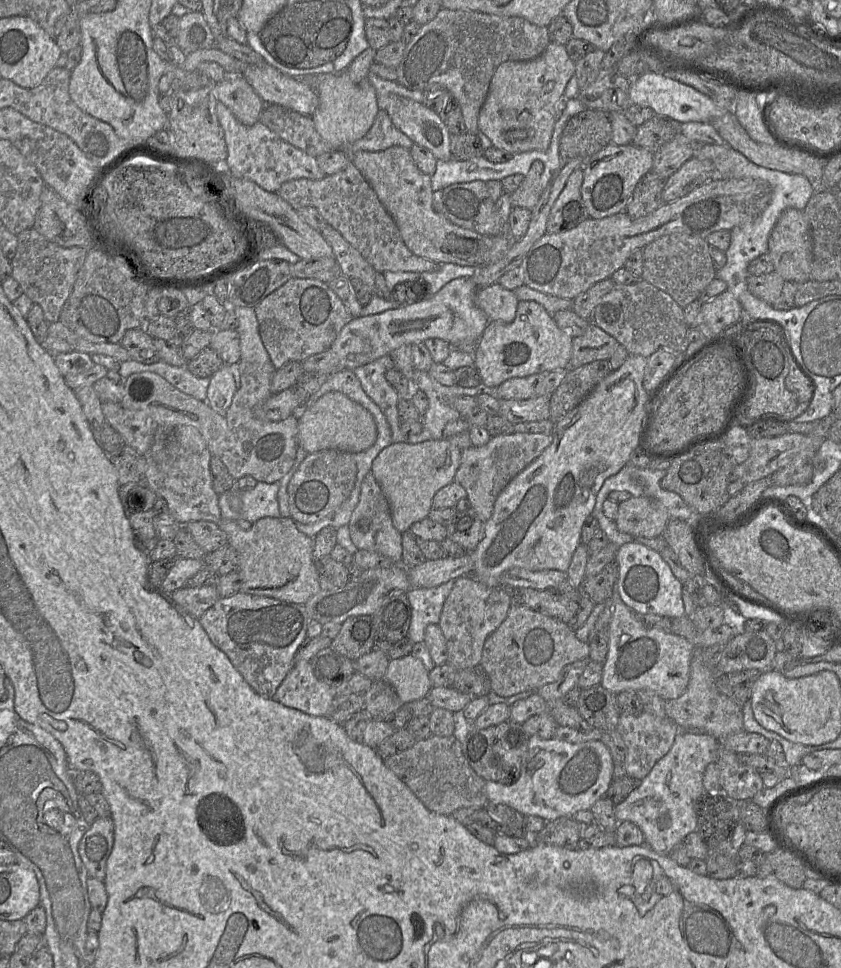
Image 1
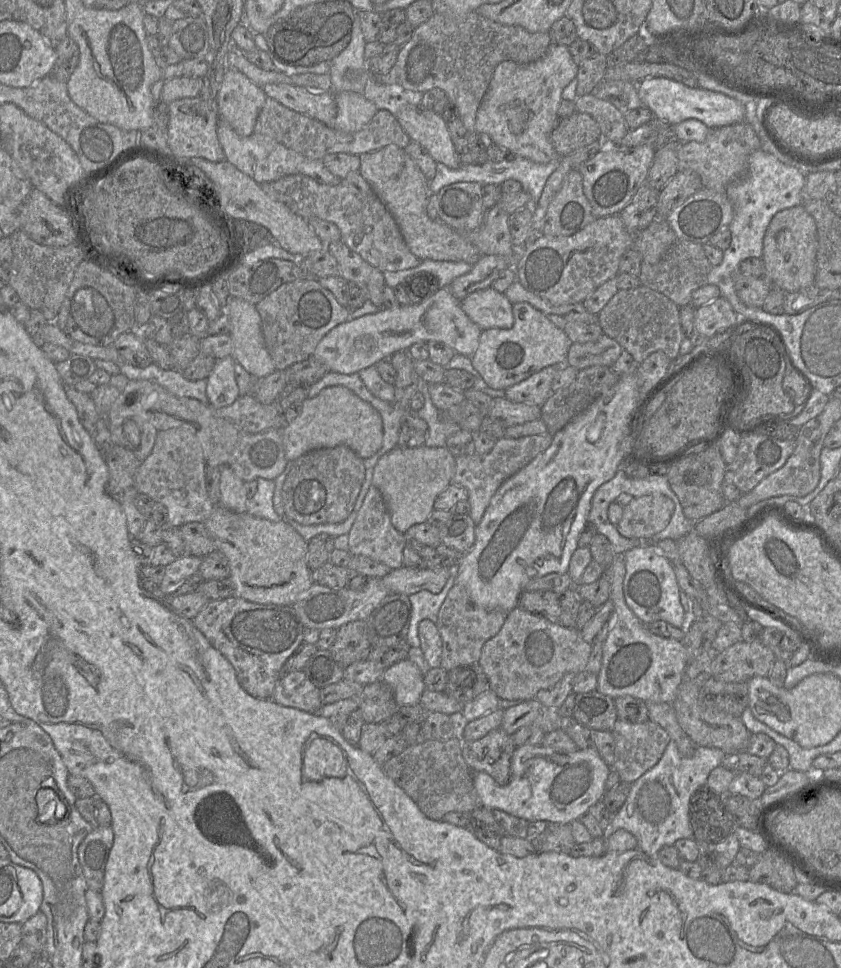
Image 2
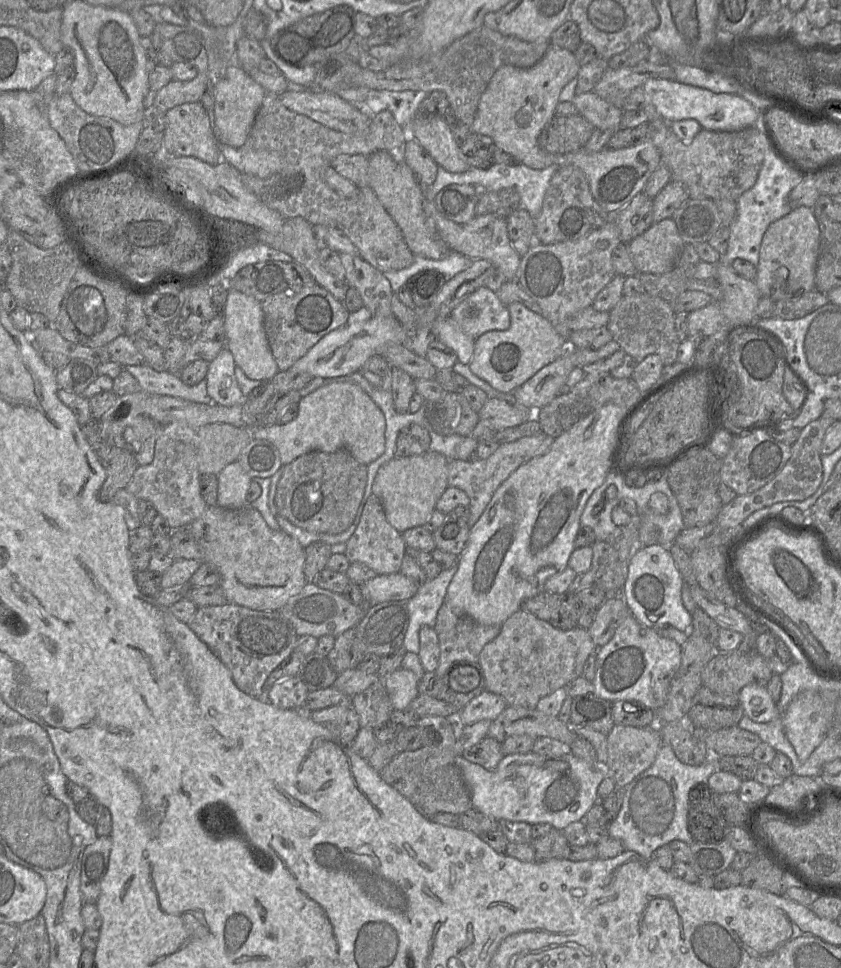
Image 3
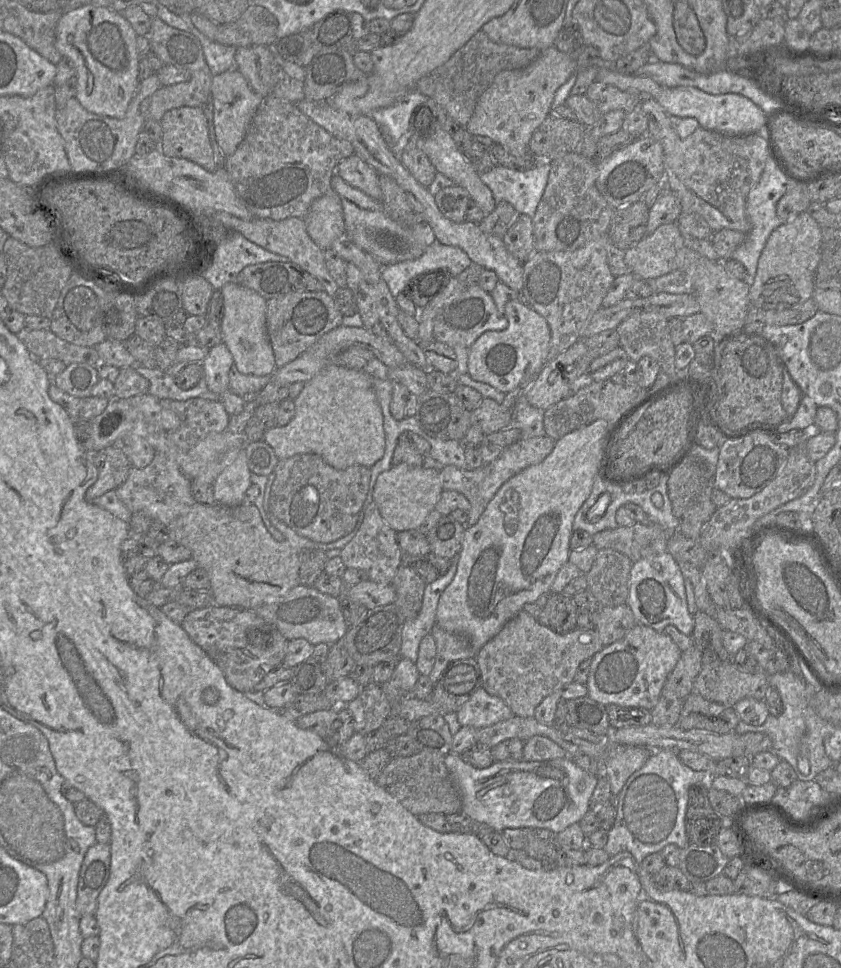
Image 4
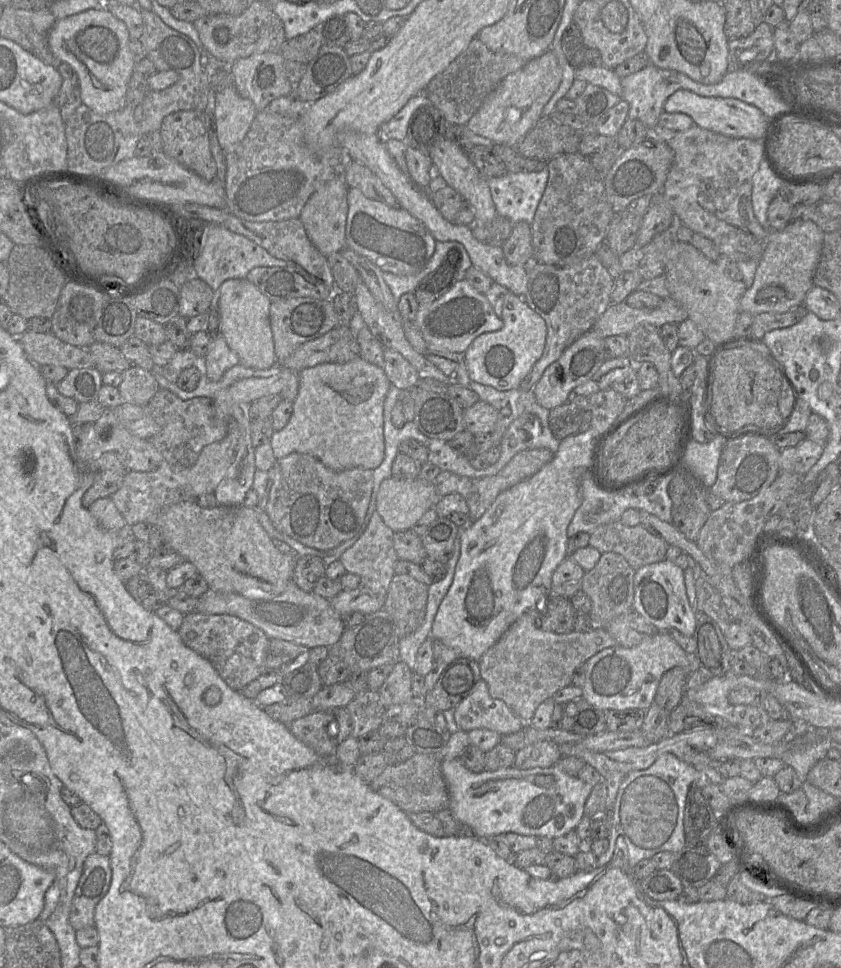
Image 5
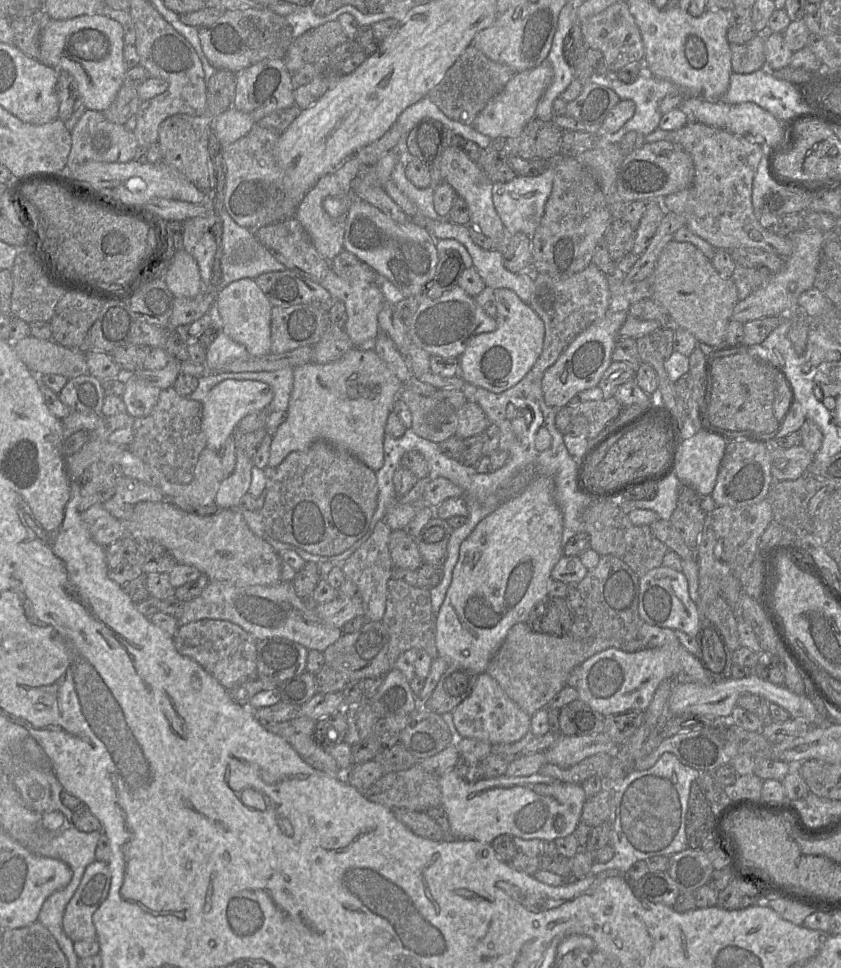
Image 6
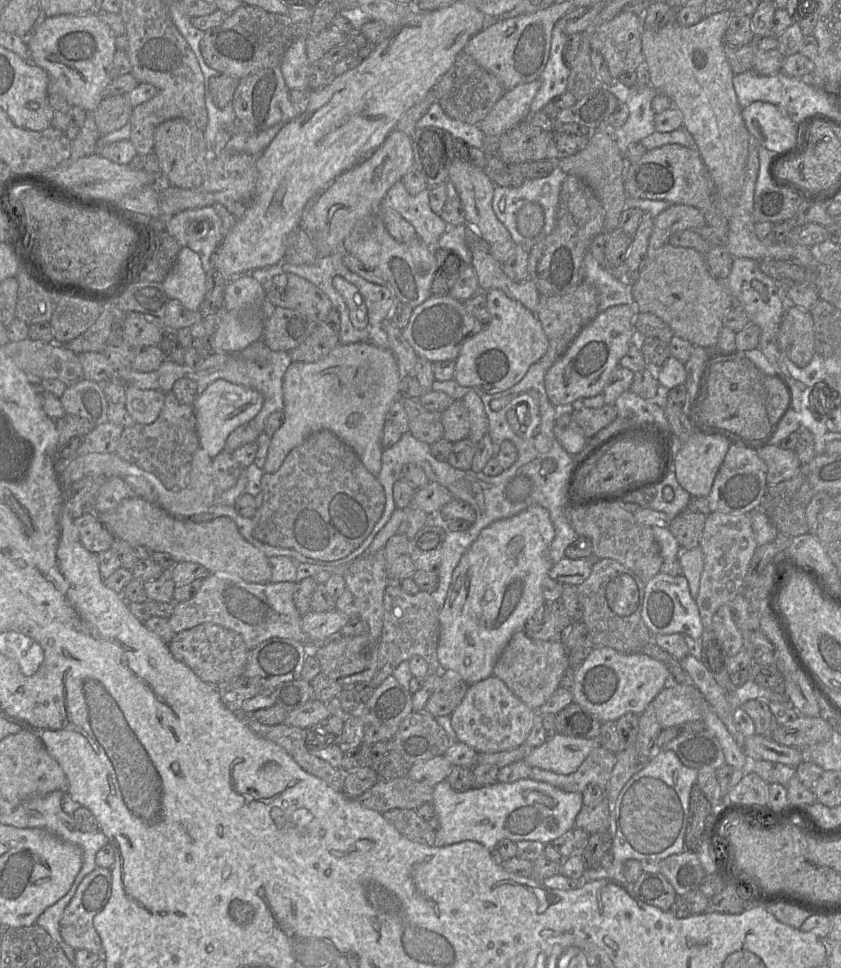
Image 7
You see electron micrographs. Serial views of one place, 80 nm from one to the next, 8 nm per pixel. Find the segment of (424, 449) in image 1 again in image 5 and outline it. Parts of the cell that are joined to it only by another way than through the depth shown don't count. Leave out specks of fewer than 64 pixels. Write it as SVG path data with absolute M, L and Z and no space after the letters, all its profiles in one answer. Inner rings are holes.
M390 477L380 484L376 511L394 533L411 530L441 497L433 482Z

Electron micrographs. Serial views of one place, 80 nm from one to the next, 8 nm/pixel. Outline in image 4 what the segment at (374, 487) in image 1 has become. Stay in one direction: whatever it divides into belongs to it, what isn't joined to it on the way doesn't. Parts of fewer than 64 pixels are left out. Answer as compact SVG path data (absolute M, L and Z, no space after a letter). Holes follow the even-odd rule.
M375 502L367 507L359 530L341 550L340 557L346 568L364 571L368 580L381 585L392 584L401 565L402 550L397 542L397 532L383 520Z

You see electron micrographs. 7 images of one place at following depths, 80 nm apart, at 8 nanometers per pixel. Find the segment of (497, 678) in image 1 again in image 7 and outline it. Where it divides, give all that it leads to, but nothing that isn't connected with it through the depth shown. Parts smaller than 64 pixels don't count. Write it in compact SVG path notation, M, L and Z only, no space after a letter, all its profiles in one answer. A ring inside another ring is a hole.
M519 630L499 656L492 675L501 679L529 708L537 711L560 686L567 668L569 662L562 641L533 640L524 630Z

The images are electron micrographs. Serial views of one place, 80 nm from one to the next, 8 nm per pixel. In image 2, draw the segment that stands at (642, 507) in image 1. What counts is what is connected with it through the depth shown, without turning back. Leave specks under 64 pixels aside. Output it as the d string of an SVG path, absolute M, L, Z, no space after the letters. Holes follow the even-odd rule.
M663 494L633 497L616 527L624 537L650 540L666 528L673 512L673 501Z

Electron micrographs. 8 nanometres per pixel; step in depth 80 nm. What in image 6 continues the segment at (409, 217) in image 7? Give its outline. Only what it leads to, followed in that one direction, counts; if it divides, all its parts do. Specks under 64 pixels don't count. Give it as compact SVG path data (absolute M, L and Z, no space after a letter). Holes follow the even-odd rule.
M403 134L399 144L393 149L398 153L398 162L392 171L391 179L402 193L416 205L420 215L433 220L446 220L440 217L434 209L434 188L431 186L418 188L406 177L406 164L408 157L412 156L409 154L407 143L405 142L407 136L408 134Z

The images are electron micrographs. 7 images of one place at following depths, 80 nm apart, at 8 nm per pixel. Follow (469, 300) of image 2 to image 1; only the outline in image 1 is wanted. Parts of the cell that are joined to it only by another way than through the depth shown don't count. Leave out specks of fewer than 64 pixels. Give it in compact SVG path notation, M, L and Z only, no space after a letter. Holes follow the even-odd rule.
M498 282L478 289L475 296L476 306L486 314L489 321L512 322L518 302L514 292L504 288Z

